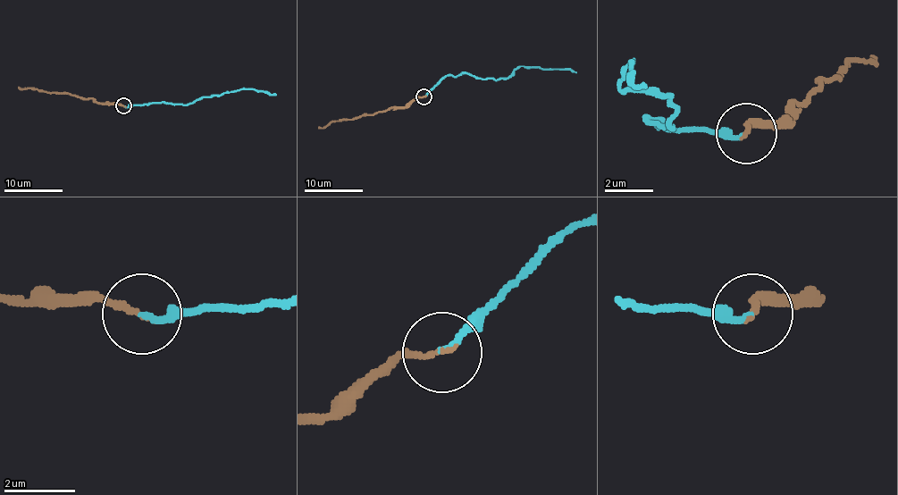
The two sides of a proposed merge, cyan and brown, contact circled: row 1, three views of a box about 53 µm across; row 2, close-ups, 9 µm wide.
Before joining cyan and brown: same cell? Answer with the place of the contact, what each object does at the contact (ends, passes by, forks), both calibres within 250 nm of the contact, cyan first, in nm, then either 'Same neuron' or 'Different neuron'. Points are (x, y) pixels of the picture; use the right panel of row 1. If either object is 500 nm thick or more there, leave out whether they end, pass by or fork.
Place: (746, 133). At the ring cyan ends. At the ring brown ends. Thickness 160 nm (cyan) against 140 nm. Same neuron

